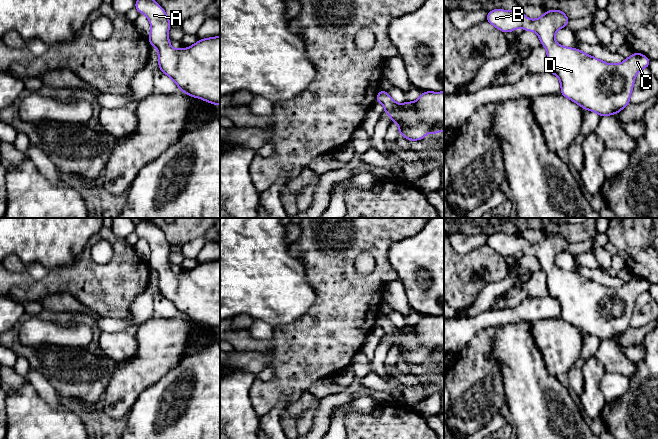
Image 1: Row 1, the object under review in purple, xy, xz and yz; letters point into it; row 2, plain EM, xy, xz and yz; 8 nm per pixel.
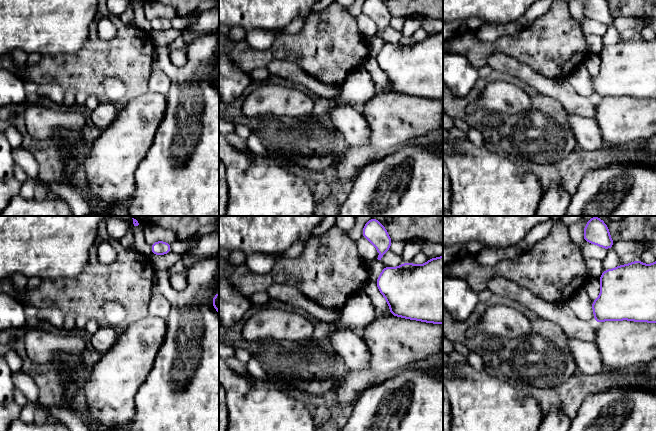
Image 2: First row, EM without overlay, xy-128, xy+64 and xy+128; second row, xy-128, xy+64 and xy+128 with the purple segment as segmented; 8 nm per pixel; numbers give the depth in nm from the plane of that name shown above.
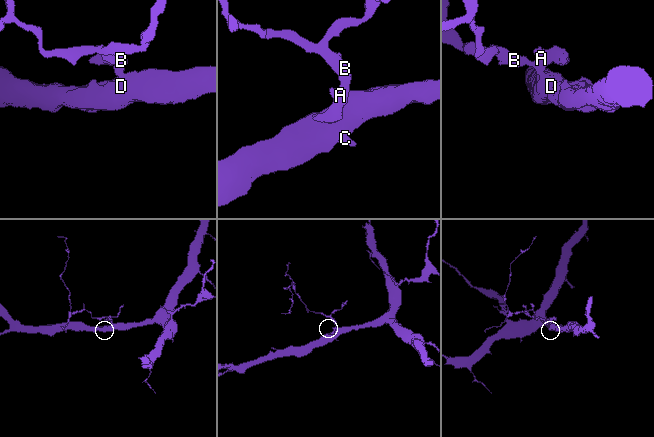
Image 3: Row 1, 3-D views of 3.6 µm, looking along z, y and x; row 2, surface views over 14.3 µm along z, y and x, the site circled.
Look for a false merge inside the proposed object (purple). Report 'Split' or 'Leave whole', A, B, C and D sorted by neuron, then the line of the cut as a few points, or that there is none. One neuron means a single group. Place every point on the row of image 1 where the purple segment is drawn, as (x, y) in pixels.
Leave whole. Groups: A B C D. No split

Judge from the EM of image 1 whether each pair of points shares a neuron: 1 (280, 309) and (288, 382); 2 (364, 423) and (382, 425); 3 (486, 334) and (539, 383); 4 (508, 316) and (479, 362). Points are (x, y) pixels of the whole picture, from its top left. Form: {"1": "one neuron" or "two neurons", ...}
{"1": "two neurons", "2": "one neuron", "3": "two neurons", "4": "two neurons"}

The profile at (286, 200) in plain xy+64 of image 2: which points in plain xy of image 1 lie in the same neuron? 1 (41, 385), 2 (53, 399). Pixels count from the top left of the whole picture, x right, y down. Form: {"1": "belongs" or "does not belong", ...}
{"1": "does not belong", "2": "does not belong"}

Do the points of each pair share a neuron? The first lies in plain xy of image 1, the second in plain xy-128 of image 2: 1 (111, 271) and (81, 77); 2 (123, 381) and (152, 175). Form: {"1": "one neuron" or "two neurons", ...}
{"1": "one neuron", "2": "two neurons"}

